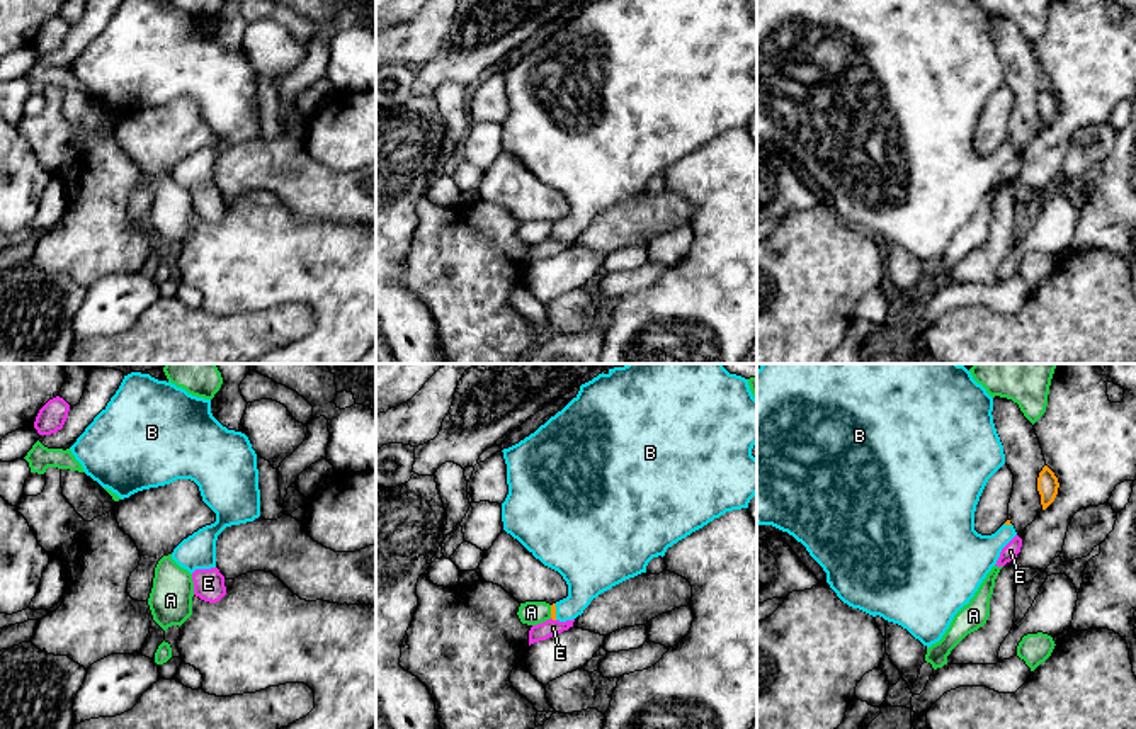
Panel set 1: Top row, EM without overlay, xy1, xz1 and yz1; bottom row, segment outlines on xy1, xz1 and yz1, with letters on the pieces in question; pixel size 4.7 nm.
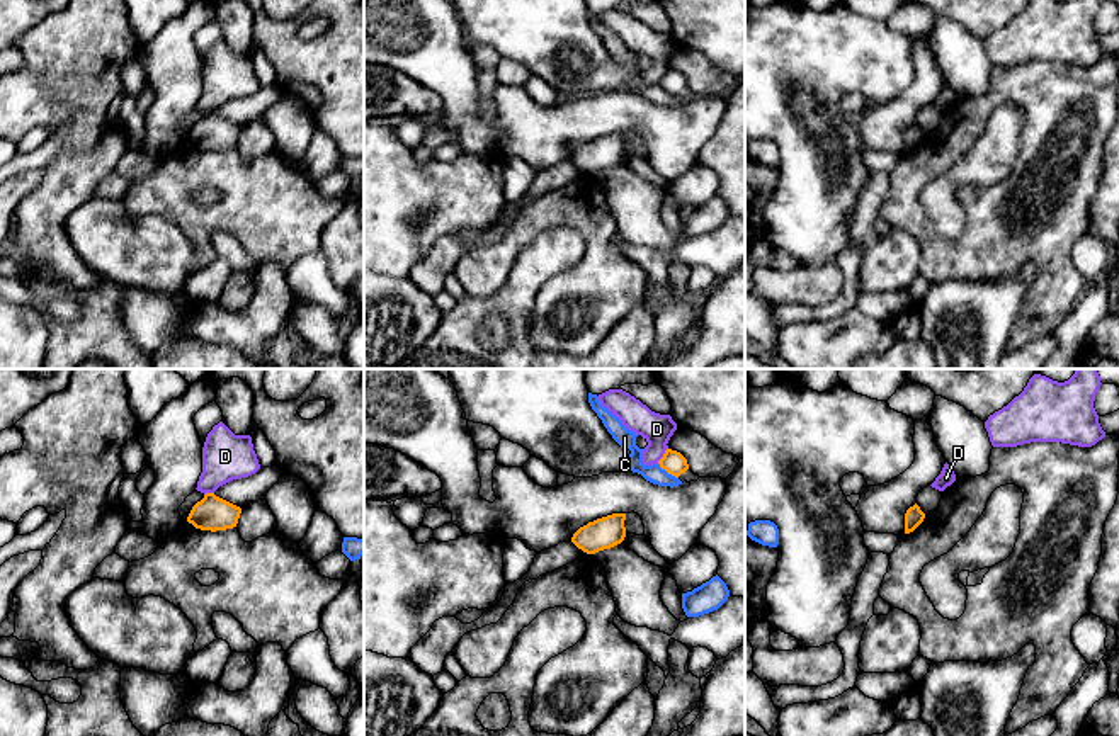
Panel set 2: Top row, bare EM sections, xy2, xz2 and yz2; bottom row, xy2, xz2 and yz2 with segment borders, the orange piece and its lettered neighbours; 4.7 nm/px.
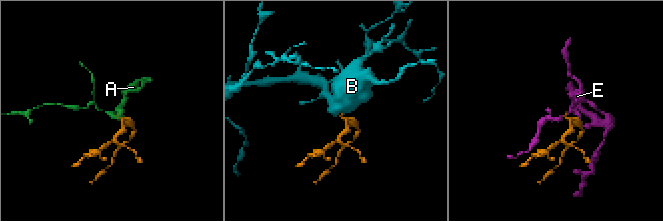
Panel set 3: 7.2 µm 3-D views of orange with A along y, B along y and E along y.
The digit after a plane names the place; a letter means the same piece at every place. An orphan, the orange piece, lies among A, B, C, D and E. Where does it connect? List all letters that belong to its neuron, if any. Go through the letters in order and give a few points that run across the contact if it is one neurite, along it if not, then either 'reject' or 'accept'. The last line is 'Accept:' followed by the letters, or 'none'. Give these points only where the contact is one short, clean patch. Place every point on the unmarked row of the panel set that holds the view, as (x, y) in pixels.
A: xz1 (550, 225), (551, 237) | reject
B: xz1 (553, 226), (555, 231), (582, 209), (589, 191) | accept
C: reject
D: reject
E: xz1 (551, 237), (555, 240) | reject
Accept: B

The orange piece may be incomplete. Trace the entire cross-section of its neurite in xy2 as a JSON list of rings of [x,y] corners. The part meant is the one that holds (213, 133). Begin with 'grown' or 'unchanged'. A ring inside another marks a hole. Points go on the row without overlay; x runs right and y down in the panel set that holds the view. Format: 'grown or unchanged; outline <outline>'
unchanged; outline [[[206,112],[204,117],[192,126],[187,141],[196,148],[216,151],[236,146],[240,133],[240,126],[214,112]]]

